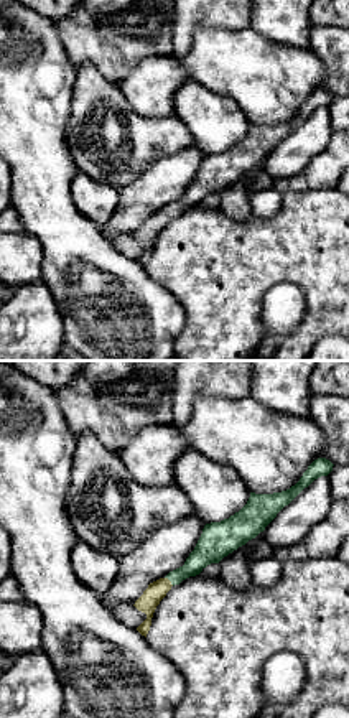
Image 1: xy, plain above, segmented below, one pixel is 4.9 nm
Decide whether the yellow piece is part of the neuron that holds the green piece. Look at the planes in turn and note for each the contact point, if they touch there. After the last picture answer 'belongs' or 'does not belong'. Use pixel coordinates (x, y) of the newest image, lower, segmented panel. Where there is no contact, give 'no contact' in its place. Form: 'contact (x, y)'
contact (170, 580)

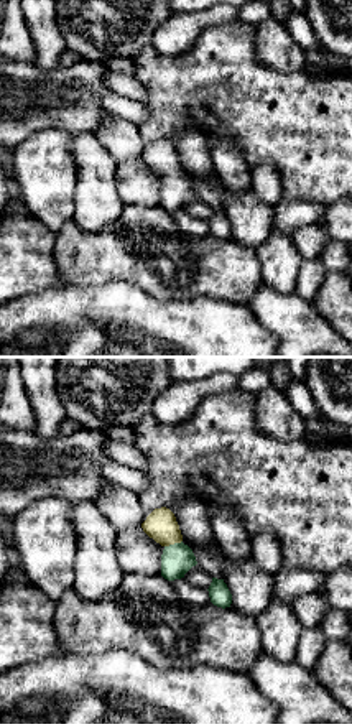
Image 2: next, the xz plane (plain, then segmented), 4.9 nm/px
contact (175, 543)

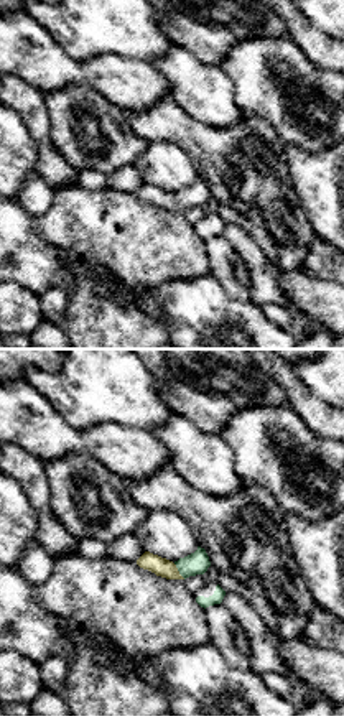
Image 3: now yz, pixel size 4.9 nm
contact (178, 570)

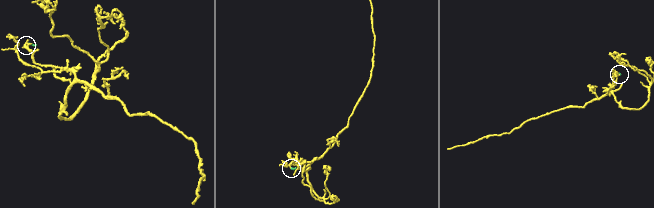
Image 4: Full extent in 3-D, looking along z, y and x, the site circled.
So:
belongs

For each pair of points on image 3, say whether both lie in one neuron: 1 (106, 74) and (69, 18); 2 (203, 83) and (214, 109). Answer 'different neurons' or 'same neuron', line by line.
1: different neurons
2: same neuron

